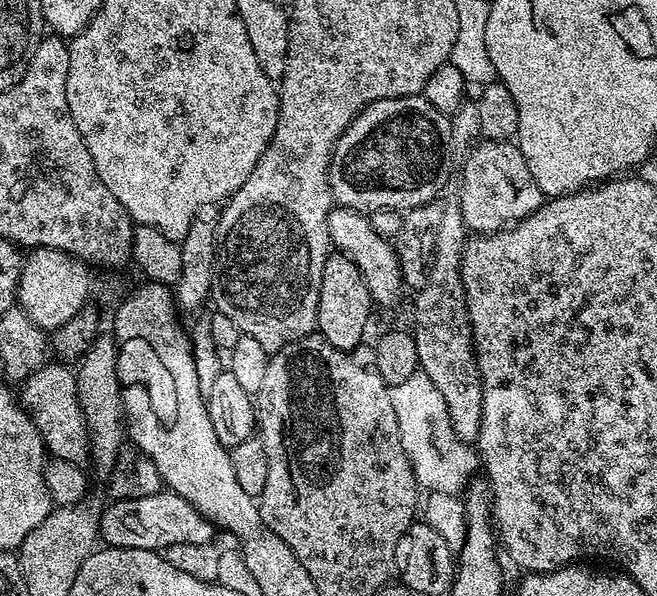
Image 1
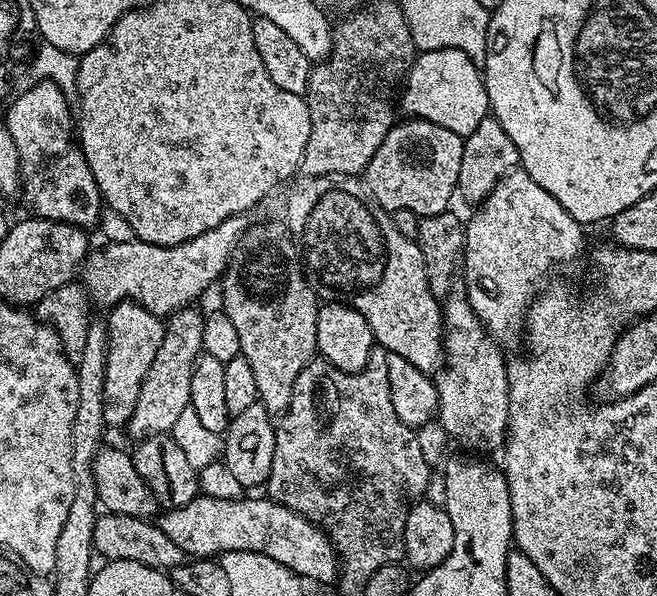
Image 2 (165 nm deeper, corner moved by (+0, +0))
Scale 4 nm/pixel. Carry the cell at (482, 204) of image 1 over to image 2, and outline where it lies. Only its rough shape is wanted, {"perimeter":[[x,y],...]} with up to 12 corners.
{"perimeter":[[523,170],[464,230],[462,281],[497,345],[585,229]]}

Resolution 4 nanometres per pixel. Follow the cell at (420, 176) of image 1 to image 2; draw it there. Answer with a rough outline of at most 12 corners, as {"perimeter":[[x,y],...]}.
{"perimeter":[[393,123],[363,170],[390,214],[449,211],[464,137]]}

